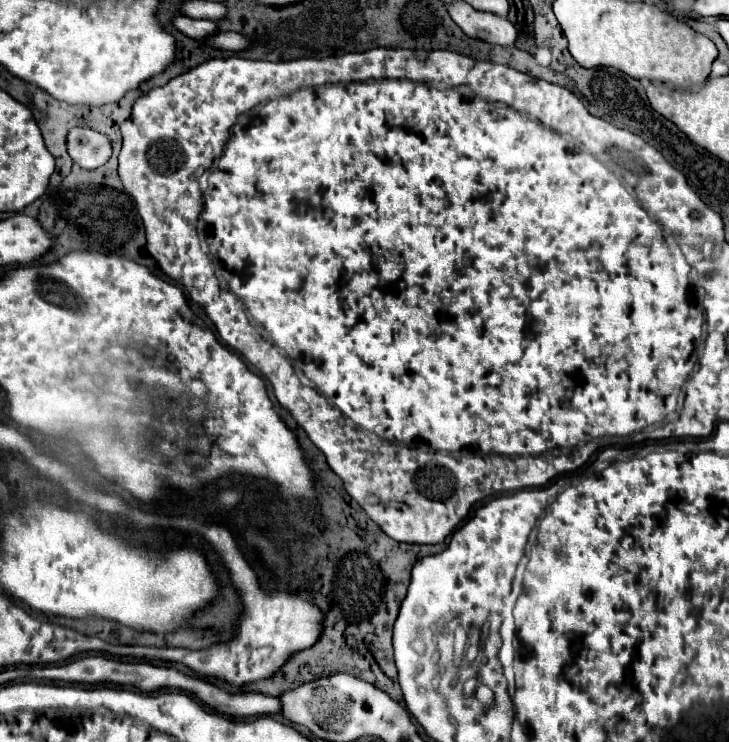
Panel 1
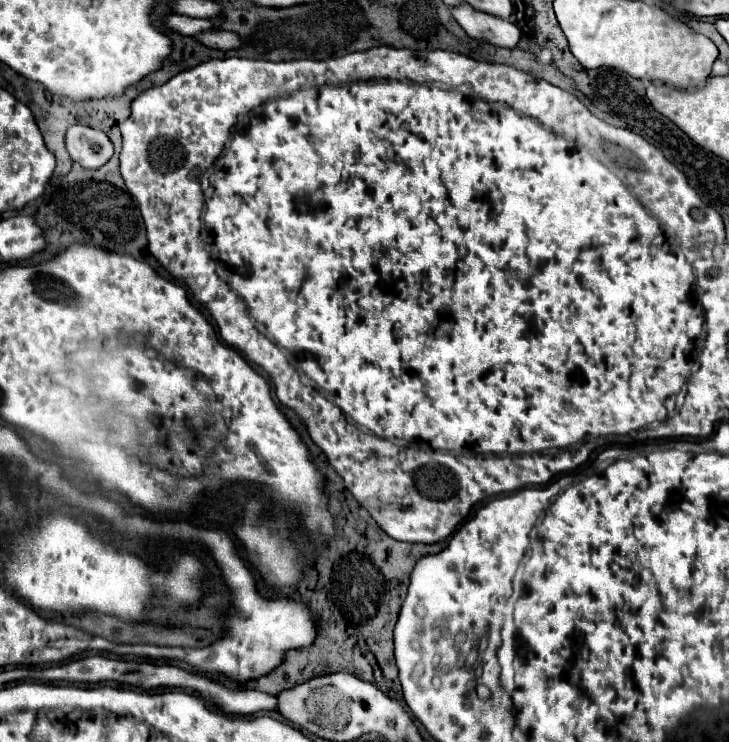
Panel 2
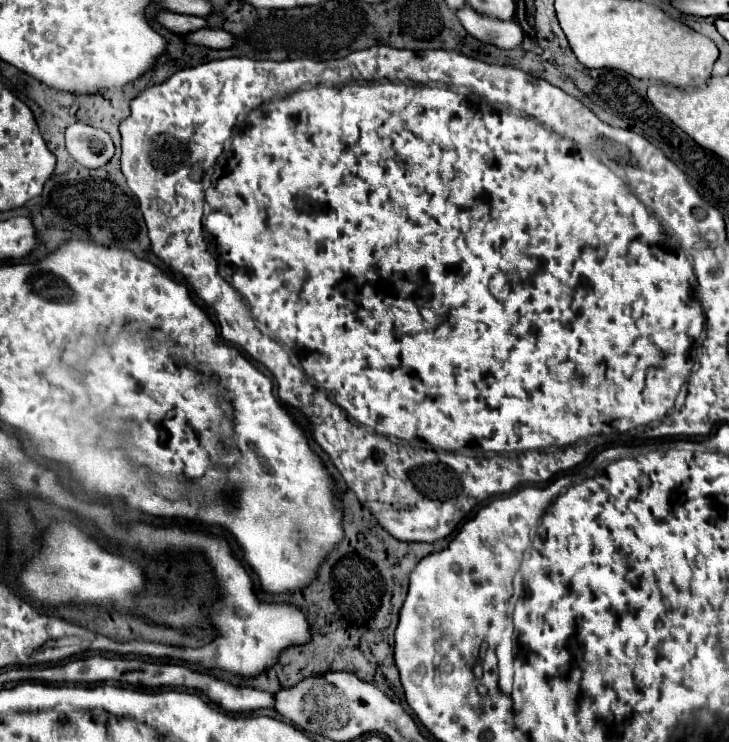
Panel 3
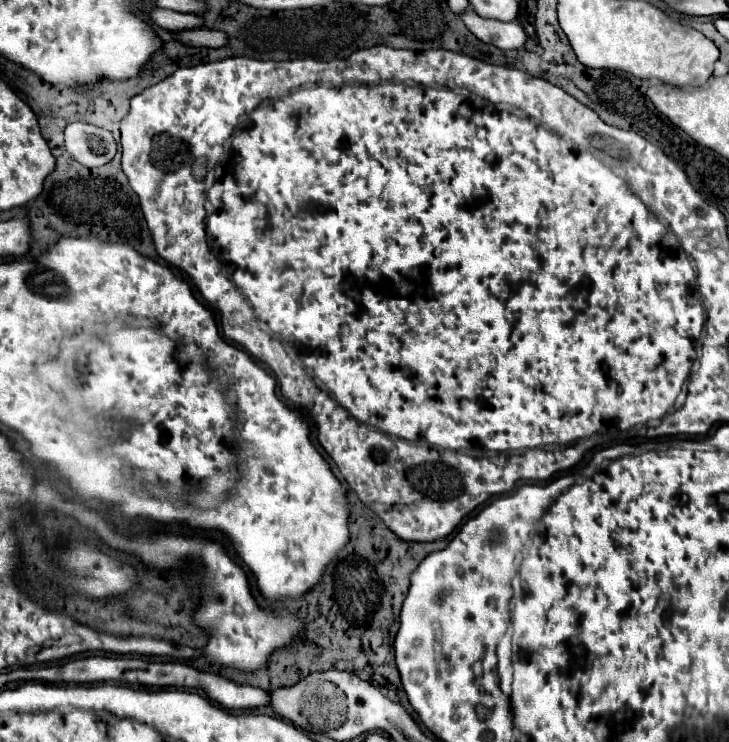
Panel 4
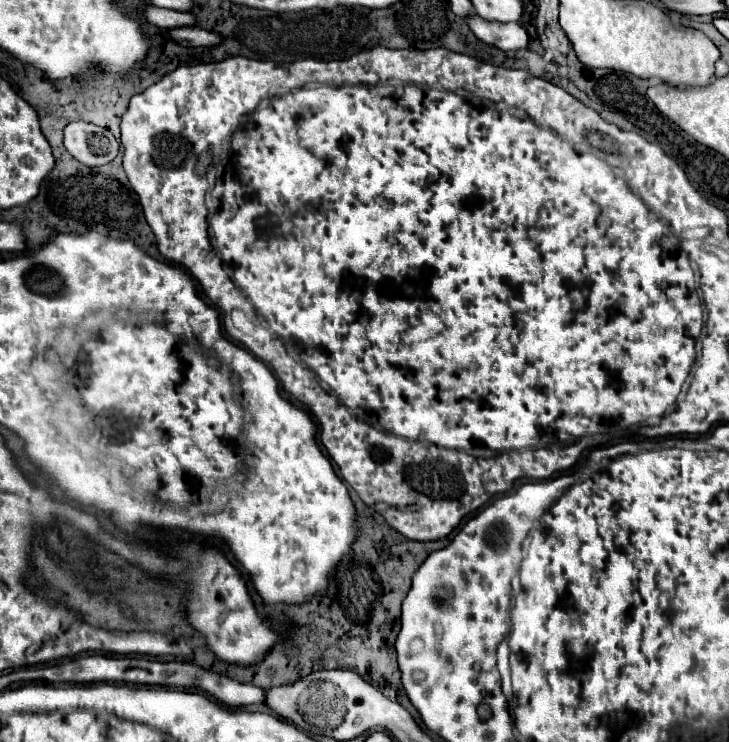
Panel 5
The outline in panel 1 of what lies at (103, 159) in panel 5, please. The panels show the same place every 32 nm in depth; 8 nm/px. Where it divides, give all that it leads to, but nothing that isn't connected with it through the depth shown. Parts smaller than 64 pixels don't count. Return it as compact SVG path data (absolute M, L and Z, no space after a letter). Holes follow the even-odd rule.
M82 126L72 128L68 132L66 144L70 158L86 170L100 168L112 156L110 140L92 128L82 128Z

